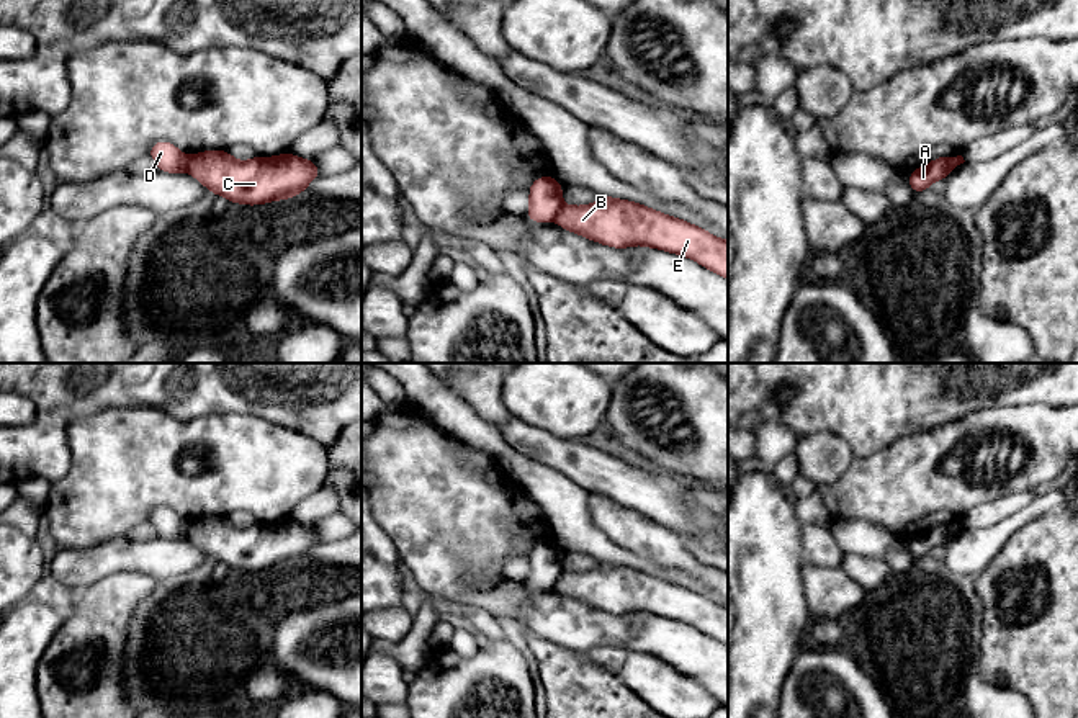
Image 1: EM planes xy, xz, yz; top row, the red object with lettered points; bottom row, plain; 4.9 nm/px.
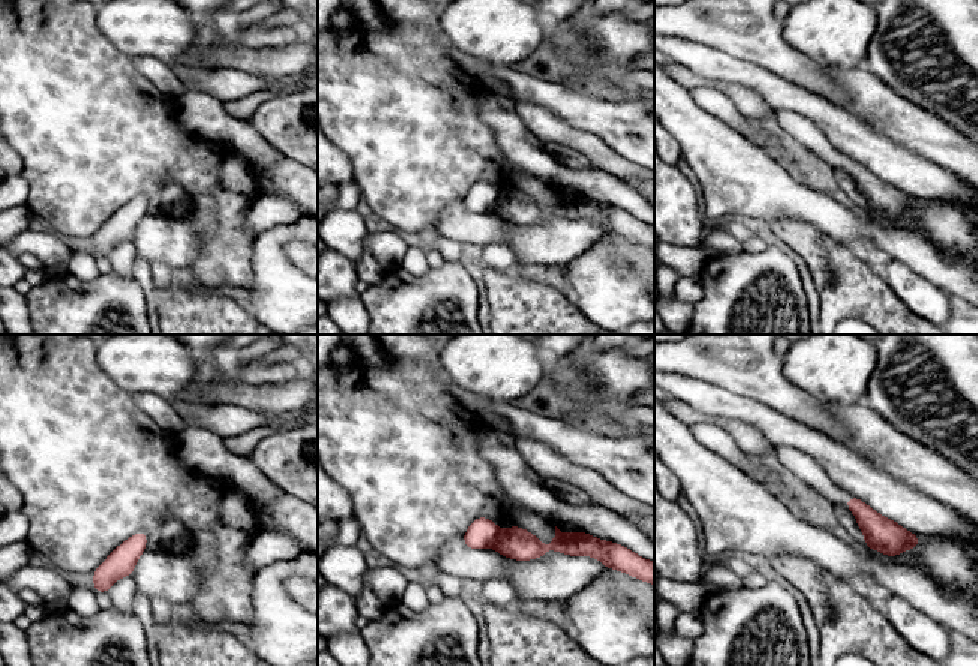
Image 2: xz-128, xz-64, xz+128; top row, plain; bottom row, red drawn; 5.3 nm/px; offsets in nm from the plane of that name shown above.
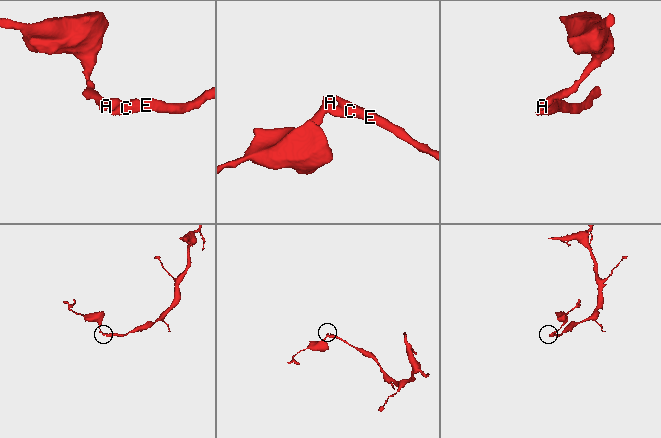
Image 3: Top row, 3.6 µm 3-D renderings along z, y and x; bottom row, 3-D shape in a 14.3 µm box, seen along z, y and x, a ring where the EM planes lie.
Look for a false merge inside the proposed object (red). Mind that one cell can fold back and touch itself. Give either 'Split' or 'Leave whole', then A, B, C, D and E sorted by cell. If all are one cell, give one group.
Split. Groups: A D / B C E

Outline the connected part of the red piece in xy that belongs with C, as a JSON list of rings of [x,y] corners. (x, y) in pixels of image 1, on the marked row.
[[[203,150],[191,155],[190,173],[208,191],[247,206],[299,196],[322,175],[314,162],[293,152],[275,157],[254,155],[240,162],[229,150]]]

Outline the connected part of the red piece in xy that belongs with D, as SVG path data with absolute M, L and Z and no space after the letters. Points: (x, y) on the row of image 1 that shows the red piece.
M168 141L152 144L147 155L155 160L159 172L182 173L190 170L190 157Z

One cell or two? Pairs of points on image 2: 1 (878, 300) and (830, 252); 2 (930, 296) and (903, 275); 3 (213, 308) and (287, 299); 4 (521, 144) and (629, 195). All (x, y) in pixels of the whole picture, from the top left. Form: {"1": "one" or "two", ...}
{"1": "one", "2": "one", "3": "two", "4": "one"}

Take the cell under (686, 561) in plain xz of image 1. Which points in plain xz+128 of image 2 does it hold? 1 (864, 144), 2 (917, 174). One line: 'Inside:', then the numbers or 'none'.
Inside: 1, 2

